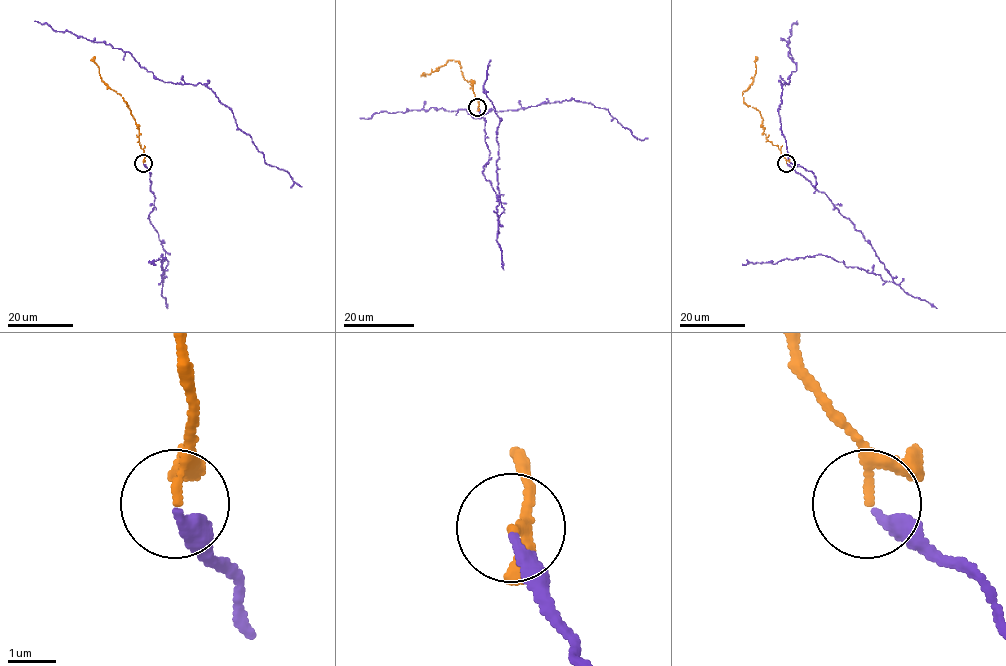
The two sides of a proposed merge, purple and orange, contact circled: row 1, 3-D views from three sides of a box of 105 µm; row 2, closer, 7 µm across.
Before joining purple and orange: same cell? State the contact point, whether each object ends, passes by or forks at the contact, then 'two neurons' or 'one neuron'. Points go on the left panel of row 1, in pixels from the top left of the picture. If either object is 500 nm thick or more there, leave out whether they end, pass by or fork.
at (143, 163); purple ends there; orange passes by; one neuron

